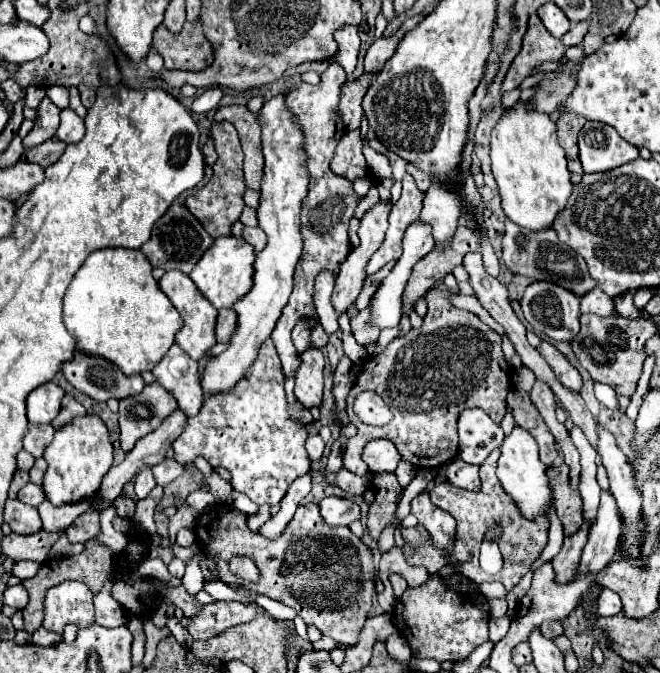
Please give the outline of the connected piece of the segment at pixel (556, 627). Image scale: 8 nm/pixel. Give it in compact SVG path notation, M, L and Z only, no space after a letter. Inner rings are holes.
M544 621L542 625L540 625L540 631L542 631L542 635L544 637L548 637L548 639L552 639L552 637L558 637L558 635L562 635L562 623L560 621Z

